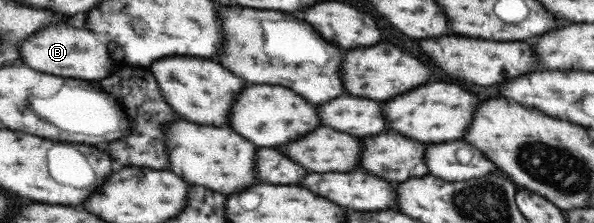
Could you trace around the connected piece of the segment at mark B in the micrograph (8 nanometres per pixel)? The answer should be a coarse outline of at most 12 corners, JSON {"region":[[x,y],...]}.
{"region":[[70,23],[22,44],[30,68],[102,80],[114,68],[106,46]]}

